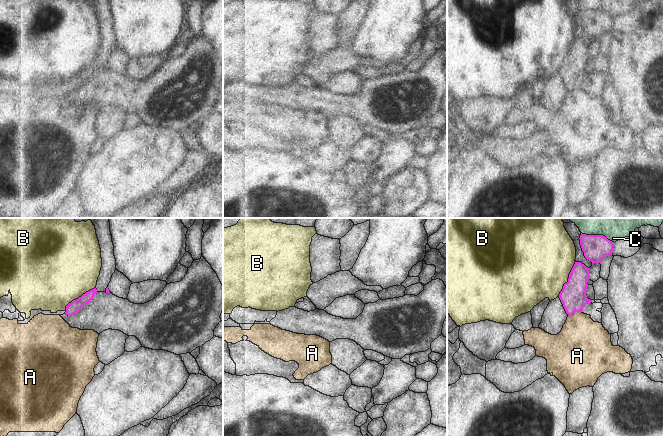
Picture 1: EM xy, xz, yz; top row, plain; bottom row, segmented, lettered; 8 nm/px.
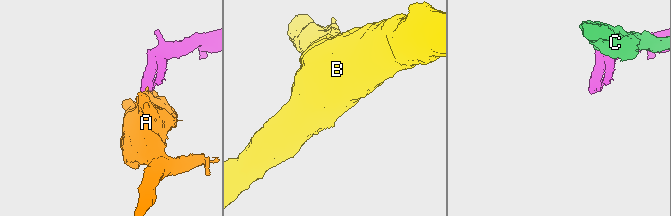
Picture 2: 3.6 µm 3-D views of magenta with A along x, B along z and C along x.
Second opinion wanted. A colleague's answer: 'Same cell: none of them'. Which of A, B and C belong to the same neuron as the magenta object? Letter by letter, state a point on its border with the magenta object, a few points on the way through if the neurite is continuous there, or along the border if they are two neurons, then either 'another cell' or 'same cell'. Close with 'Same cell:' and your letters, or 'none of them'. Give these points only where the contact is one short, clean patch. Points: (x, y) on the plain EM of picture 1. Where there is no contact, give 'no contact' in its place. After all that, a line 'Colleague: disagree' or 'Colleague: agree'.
A: meets magenta in yz at (574, 88); border along yz (581, 87), (575, 87), (568, 91); another cell
B: meets magenta in yz at (568, 55); another cell
C: meets magenta in yz at (598, 11); another cell
Same cell: none of them
Colleague: agree

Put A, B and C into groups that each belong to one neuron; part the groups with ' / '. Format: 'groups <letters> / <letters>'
groups A / B / C

